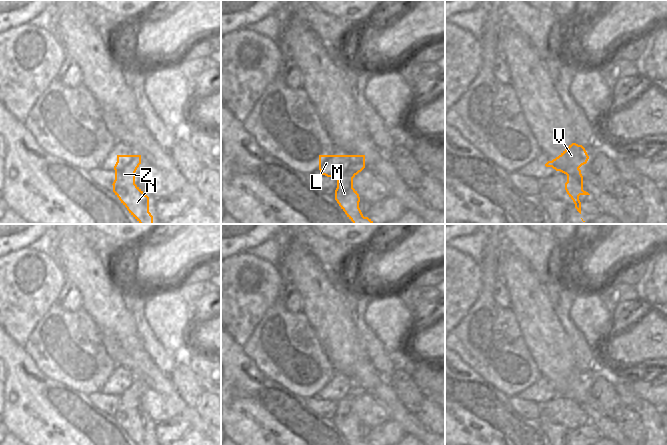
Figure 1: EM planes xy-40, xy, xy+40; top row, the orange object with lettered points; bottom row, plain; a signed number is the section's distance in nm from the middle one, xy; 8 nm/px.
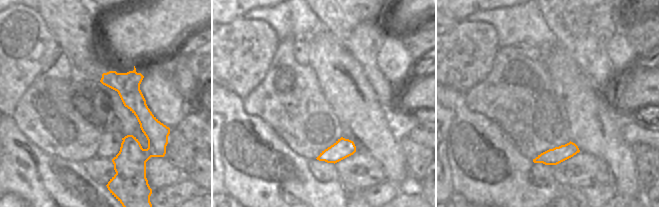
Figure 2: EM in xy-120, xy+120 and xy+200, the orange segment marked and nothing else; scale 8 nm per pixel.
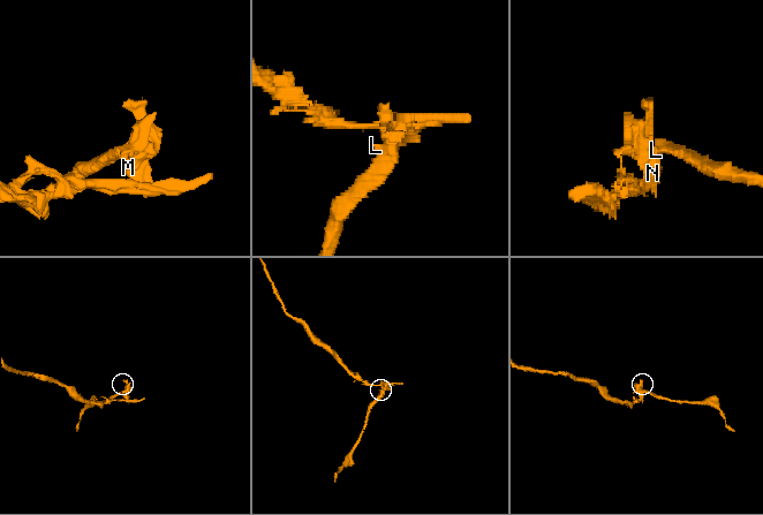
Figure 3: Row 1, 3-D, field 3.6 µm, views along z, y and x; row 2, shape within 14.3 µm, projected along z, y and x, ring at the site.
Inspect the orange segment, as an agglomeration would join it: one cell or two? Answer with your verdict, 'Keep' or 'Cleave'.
Cleave.

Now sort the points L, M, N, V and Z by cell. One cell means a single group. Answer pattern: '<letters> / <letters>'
L V / M N Z

